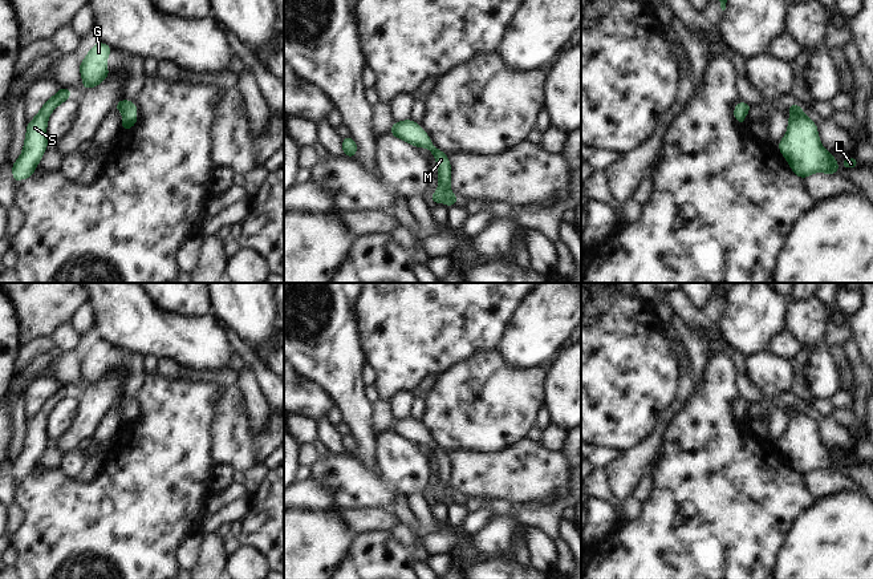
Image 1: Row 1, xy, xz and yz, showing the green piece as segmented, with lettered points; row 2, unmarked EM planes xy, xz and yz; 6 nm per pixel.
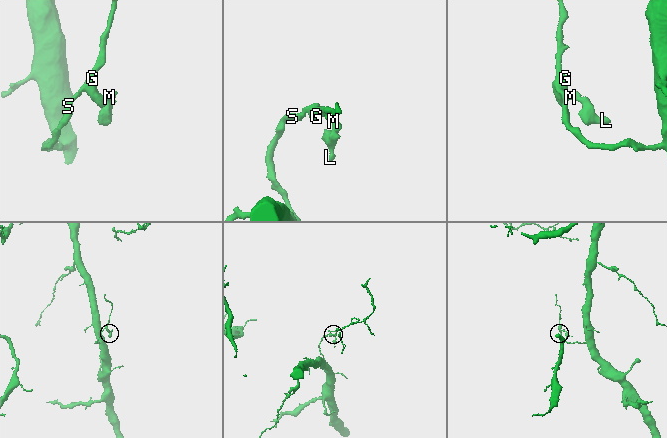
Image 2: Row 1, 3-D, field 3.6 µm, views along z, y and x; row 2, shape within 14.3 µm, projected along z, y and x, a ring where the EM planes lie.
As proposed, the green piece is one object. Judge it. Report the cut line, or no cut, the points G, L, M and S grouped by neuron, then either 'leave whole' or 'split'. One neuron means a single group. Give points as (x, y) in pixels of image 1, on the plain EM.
no cut; G L M S; leave whole

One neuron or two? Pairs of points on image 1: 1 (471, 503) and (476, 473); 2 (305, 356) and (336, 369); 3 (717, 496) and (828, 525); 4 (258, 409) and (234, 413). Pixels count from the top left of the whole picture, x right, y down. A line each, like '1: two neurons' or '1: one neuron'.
1: two neurons
2: one neuron
3: two neurons
4: two neurons

